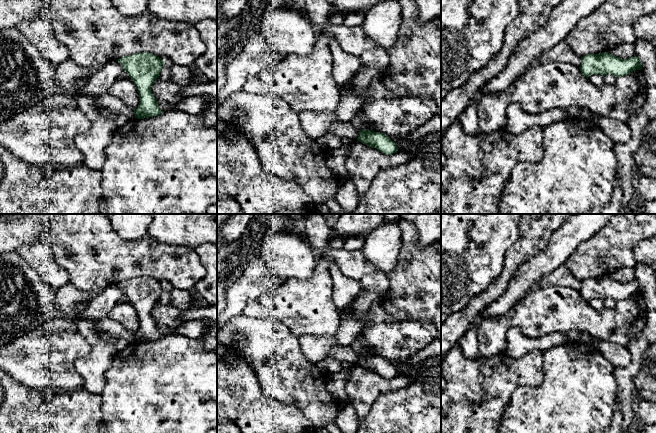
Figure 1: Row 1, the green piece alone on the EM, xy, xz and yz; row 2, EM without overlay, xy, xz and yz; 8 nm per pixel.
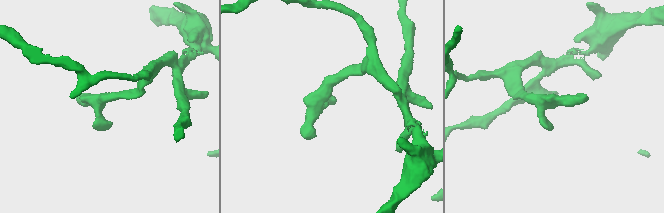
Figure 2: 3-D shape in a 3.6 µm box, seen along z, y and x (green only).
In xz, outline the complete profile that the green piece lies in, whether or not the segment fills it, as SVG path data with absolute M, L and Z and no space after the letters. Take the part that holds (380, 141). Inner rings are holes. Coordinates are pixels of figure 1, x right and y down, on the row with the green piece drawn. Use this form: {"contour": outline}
{"contour": "M368 129L359 131L357 140L369 147L376 148L386 155L392 155L398 151L395 142L380 132L374 132Z"}

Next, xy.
{"contour": "M142 52L124 56L117 60L135 83L140 102L134 110L135 118L144 119L160 115L163 111L158 106L151 88L160 76L164 61L152 53Z"}

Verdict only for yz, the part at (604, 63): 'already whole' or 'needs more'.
already whole

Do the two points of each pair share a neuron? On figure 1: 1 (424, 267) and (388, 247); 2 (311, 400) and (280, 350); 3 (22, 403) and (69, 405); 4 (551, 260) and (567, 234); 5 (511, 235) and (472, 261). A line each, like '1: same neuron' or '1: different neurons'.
1: different neurons
2: same neuron
3: same neuron
4: same neuron
5: same neuron

